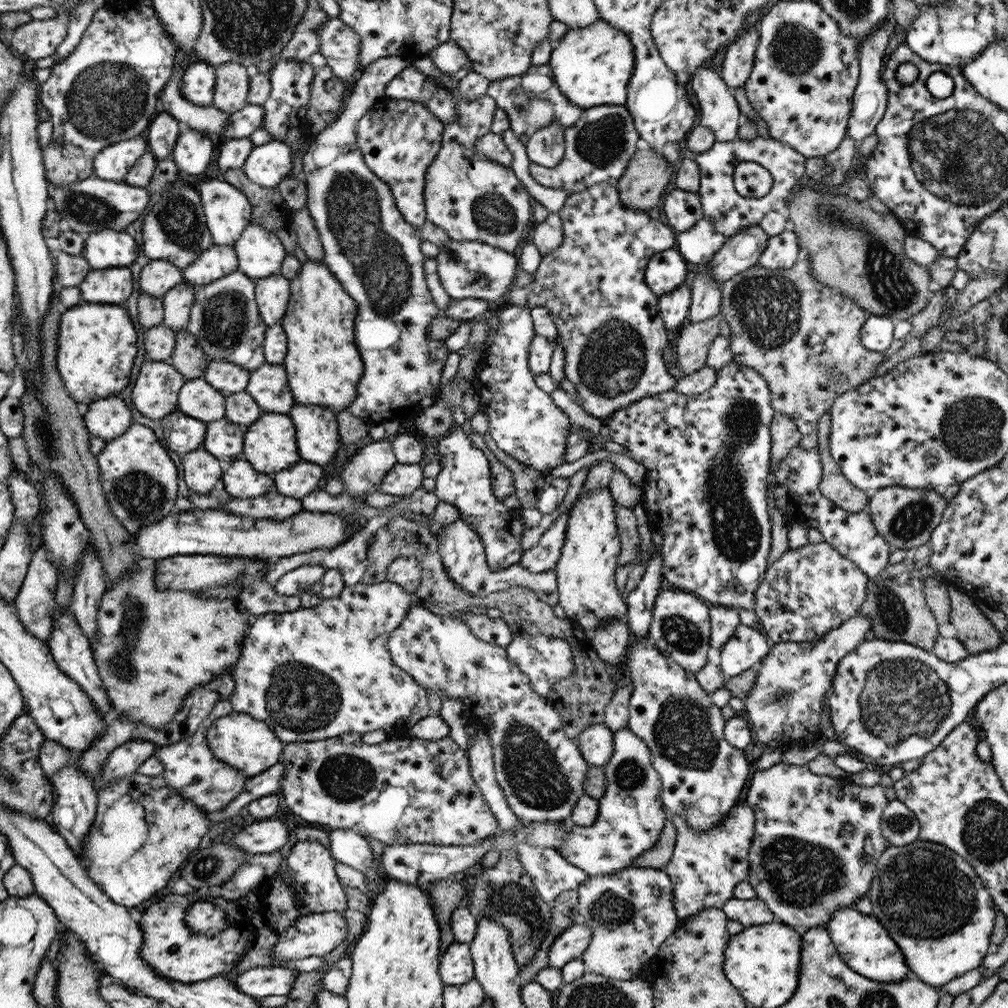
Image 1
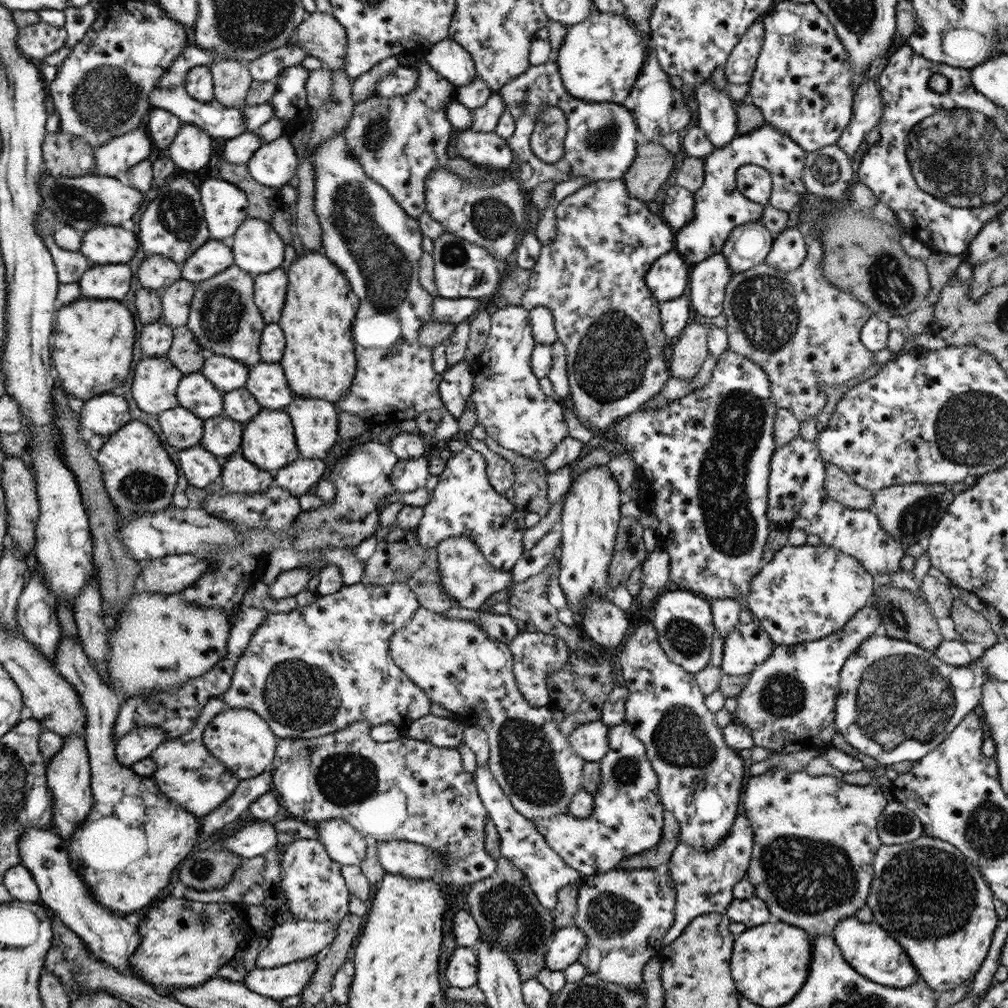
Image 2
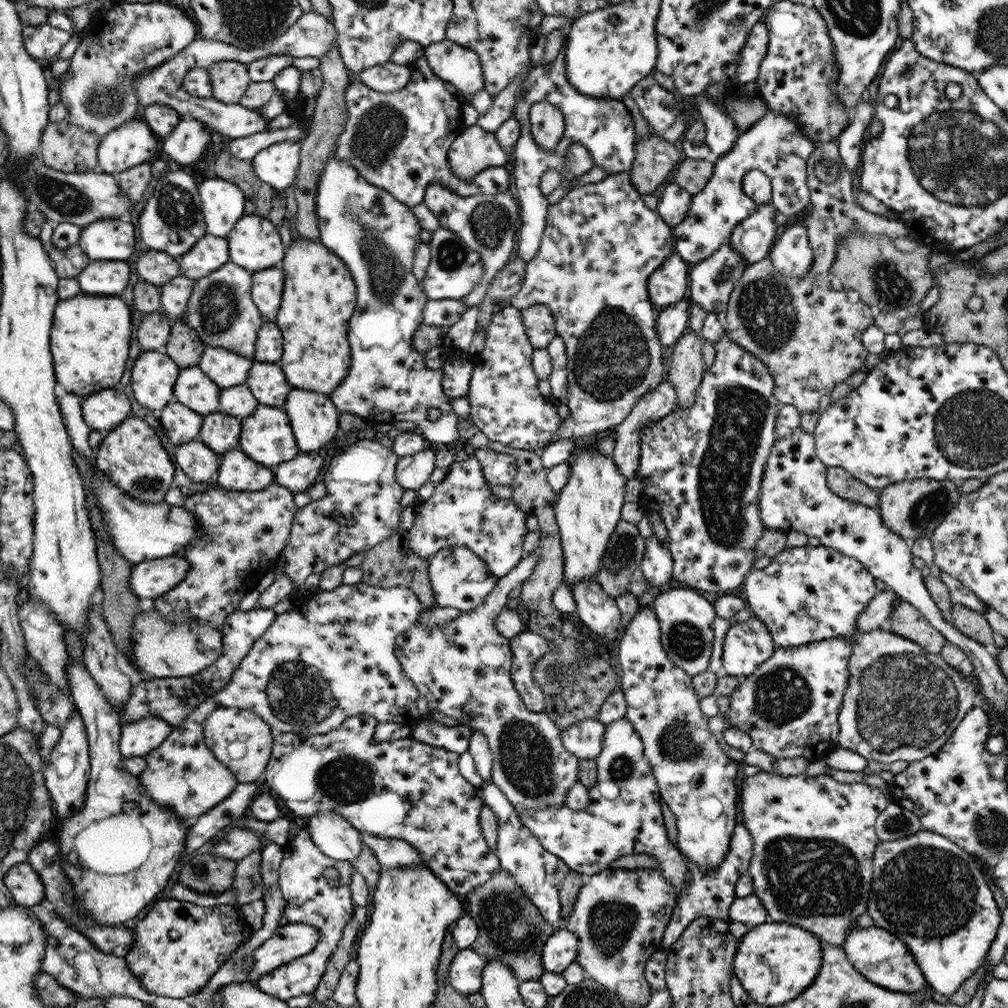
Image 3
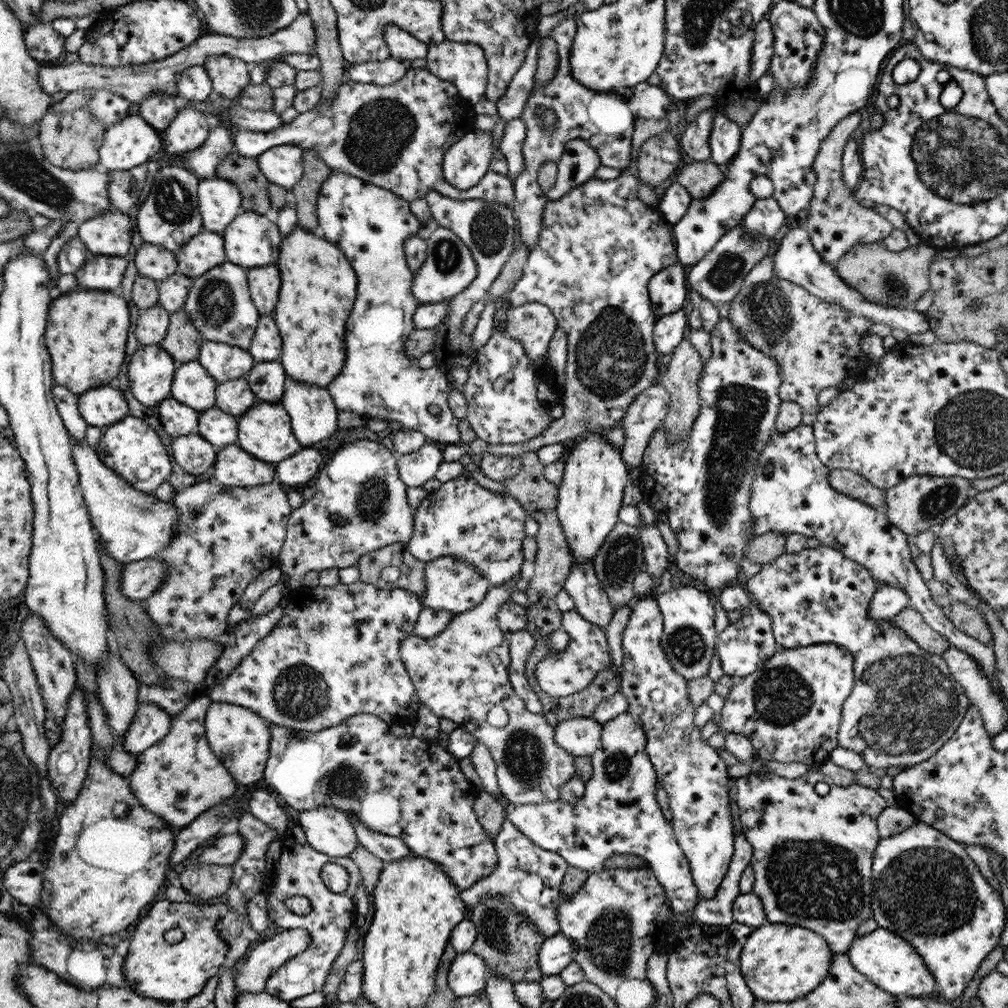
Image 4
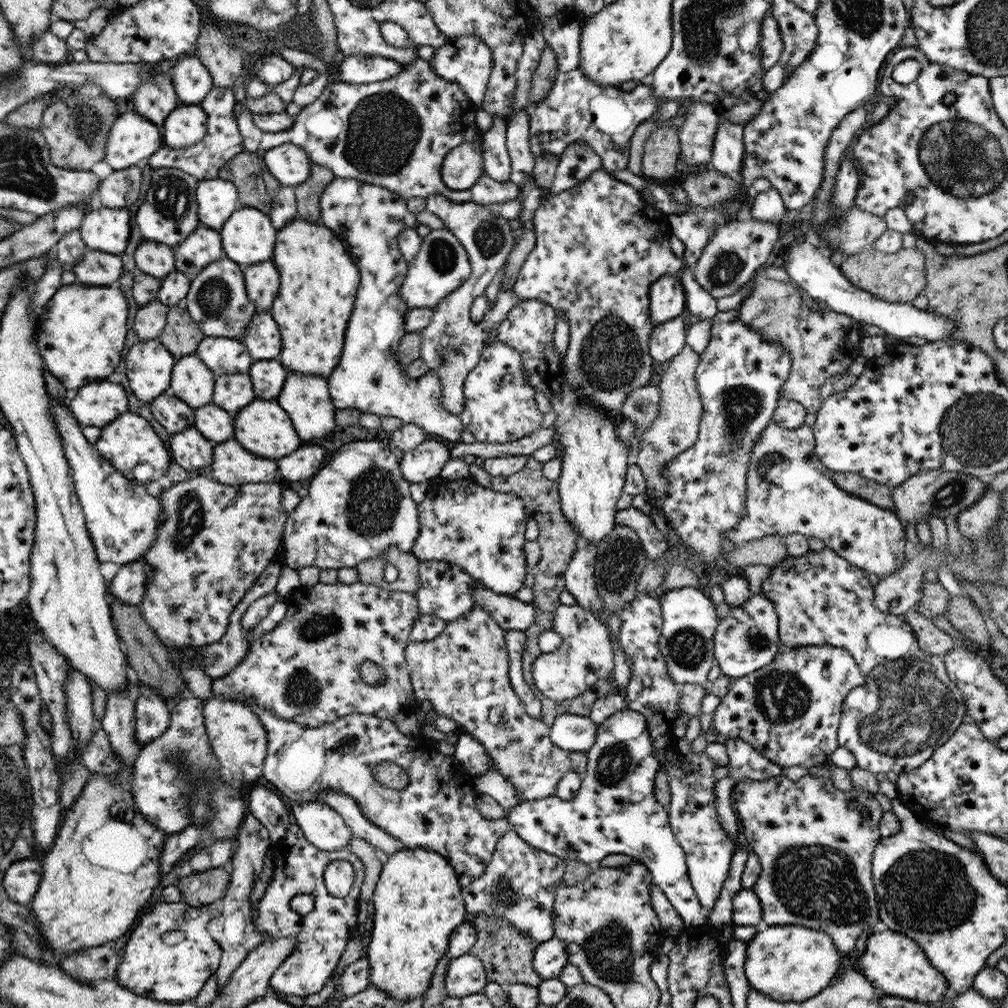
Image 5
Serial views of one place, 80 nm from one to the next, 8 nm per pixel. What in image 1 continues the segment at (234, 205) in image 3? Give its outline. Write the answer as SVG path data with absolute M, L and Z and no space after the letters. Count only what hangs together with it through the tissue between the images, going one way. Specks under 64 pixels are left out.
M204 181L198 189L207 227L220 246L234 246L252 222L253 208L247 195L228 181Z

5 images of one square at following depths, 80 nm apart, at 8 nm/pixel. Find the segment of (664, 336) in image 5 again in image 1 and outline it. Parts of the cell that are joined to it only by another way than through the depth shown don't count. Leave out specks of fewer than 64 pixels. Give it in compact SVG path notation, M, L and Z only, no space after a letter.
M689 278L672 292L659 296L659 311L667 329L680 329L686 325L692 295Z

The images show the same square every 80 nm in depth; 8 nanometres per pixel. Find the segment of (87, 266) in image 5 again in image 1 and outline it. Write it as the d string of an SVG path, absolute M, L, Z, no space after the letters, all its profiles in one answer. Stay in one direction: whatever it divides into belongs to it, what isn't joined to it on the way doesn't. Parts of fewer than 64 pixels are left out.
M129 267L91 269L78 287L82 301L124 305L134 290L132 271Z

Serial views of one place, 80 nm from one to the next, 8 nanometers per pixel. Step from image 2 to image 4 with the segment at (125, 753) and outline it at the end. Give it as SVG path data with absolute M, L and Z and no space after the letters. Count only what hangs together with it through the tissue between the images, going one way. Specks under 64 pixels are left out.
M141 702L132 719L130 728L123 734L123 749L131 755L138 755L154 747L171 731L170 713L158 704Z

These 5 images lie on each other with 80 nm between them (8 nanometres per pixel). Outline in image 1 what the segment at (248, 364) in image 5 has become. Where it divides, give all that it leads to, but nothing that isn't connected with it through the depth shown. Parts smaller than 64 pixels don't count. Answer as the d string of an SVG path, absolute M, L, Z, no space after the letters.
M210 361L203 378L225 398L246 391L250 384L249 371L228 361Z

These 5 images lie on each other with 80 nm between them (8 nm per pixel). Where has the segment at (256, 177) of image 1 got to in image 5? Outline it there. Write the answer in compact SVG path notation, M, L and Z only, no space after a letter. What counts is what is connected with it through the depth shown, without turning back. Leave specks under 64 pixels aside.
M286 143L264 154L263 163L281 186L297 187L311 175L311 158L296 144Z

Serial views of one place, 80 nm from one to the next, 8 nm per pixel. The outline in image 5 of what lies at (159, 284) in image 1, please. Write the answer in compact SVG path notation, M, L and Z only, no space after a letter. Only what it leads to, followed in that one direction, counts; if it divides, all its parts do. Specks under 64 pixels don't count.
M143 239L136 247L133 257L139 271L158 279L175 269L174 248L155 240Z

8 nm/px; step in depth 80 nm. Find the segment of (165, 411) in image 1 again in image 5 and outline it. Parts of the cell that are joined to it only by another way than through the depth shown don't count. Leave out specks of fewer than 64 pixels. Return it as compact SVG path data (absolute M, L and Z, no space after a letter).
M159 339L137 342L124 360L130 390L136 399L152 403L169 392L175 356Z

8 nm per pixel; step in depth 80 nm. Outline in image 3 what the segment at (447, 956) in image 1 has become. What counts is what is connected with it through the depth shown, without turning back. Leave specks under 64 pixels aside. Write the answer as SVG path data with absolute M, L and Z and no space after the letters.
M472 948L459 950L451 963L450 983L457 992L473 995L483 986L483 972L487 961Z

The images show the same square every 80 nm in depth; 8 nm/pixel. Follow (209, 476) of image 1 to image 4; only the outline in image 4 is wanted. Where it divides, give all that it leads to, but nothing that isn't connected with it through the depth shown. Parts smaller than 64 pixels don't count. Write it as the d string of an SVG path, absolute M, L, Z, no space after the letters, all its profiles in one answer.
M198 432L173 439L171 450L176 464L188 474L200 478L200 474L208 472L212 466L215 466L214 445Z

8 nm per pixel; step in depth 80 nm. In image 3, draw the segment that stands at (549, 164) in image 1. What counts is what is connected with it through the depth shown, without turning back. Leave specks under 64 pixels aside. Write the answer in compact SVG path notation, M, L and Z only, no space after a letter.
M539 102L531 106L531 132L538 149L556 151L565 131L565 118L562 111L553 104Z

